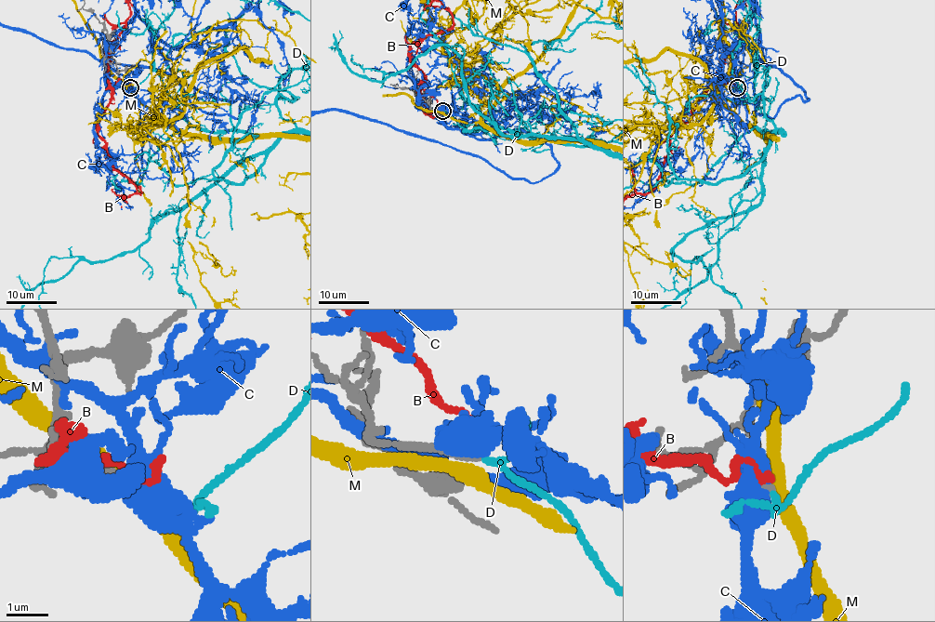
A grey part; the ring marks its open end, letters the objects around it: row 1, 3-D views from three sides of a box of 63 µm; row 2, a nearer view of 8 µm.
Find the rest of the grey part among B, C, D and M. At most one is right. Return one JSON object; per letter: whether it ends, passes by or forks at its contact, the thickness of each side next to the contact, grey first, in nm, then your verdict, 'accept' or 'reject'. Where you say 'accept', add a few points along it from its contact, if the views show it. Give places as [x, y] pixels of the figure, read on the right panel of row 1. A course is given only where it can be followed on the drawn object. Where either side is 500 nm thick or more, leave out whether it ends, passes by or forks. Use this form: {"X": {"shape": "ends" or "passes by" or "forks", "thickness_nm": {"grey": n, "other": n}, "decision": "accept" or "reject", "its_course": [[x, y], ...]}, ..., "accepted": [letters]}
{"B": {"shape": "ends", "thickness_nm": {"grey": 240, "other": 170}, "decision": "reject"}, "C": {"thickness_nm": {"grey": 260, "other": 500}, "decision": "reject"}, "D": {"shape": "passes by", "thickness_nm": {"grey": 220, "other": 90}, "decision": "reject"}, "M": {"shape": "passes by", "thickness_nm": {"grey": 280, "other": 360}, "decision": "reject"}, "accepted": []}

